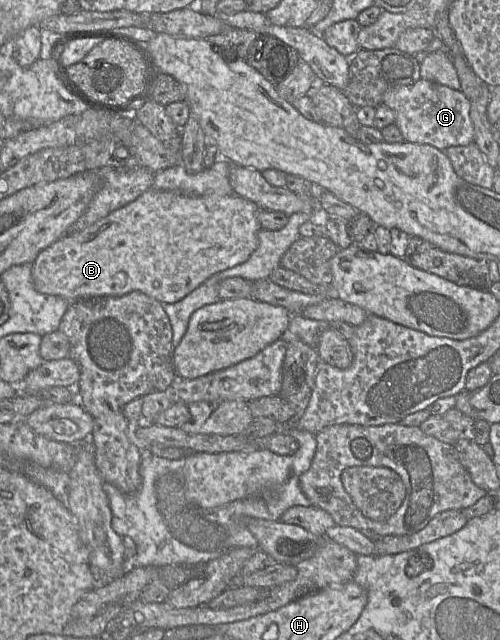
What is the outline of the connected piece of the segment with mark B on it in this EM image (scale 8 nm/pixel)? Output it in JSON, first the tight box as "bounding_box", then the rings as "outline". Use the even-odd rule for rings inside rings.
{"bounding_box":[33,188,261,304],"outline":[[[152,188],[141,194],[133,202],[112,212],[95,224],[78,232],[67,233],[60,240],[42,250],[33,263],[33,284],[38,292],[62,297],[70,303],[93,296],[120,297],[139,291],[162,304],[173,304],[185,298],[214,274],[233,268],[249,259],[258,246],[257,235],[261,229],[258,221],[260,210],[257,204],[236,194],[190,196]]]}

